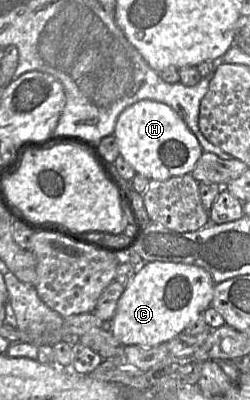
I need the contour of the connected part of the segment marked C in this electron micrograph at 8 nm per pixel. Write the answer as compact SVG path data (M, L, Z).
M161 261L145 263L137 268L117 302L111 332L124 346L155 347L165 343L211 306L214 286L211 275L201 267Z

